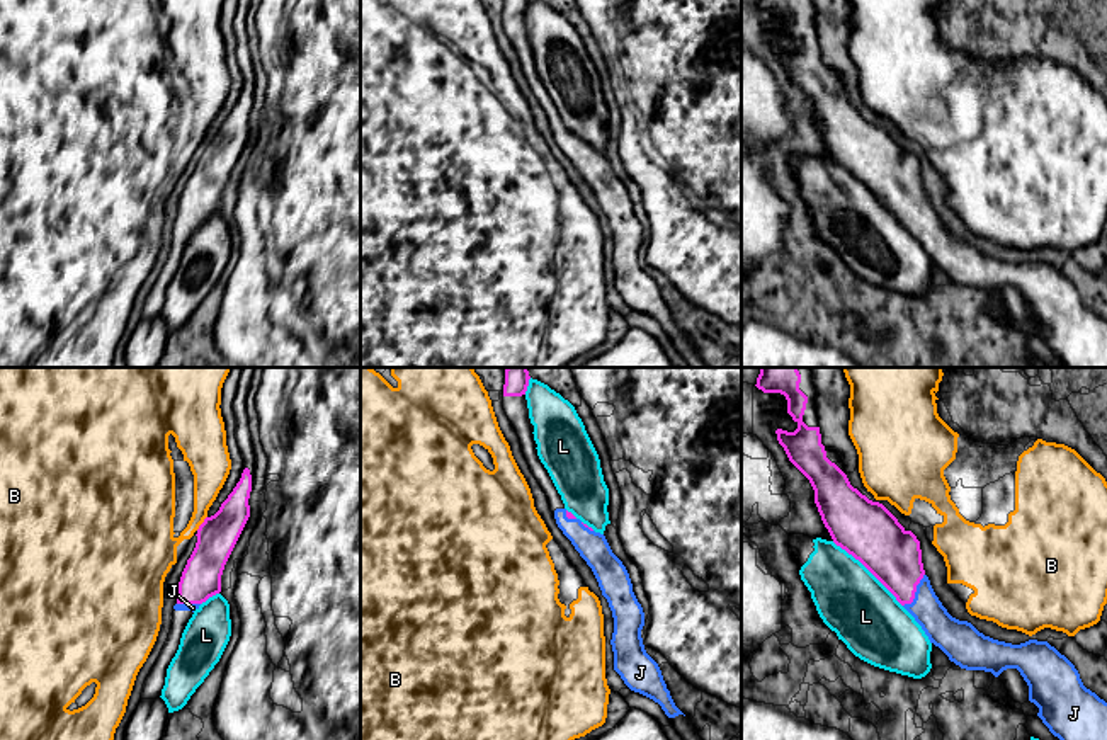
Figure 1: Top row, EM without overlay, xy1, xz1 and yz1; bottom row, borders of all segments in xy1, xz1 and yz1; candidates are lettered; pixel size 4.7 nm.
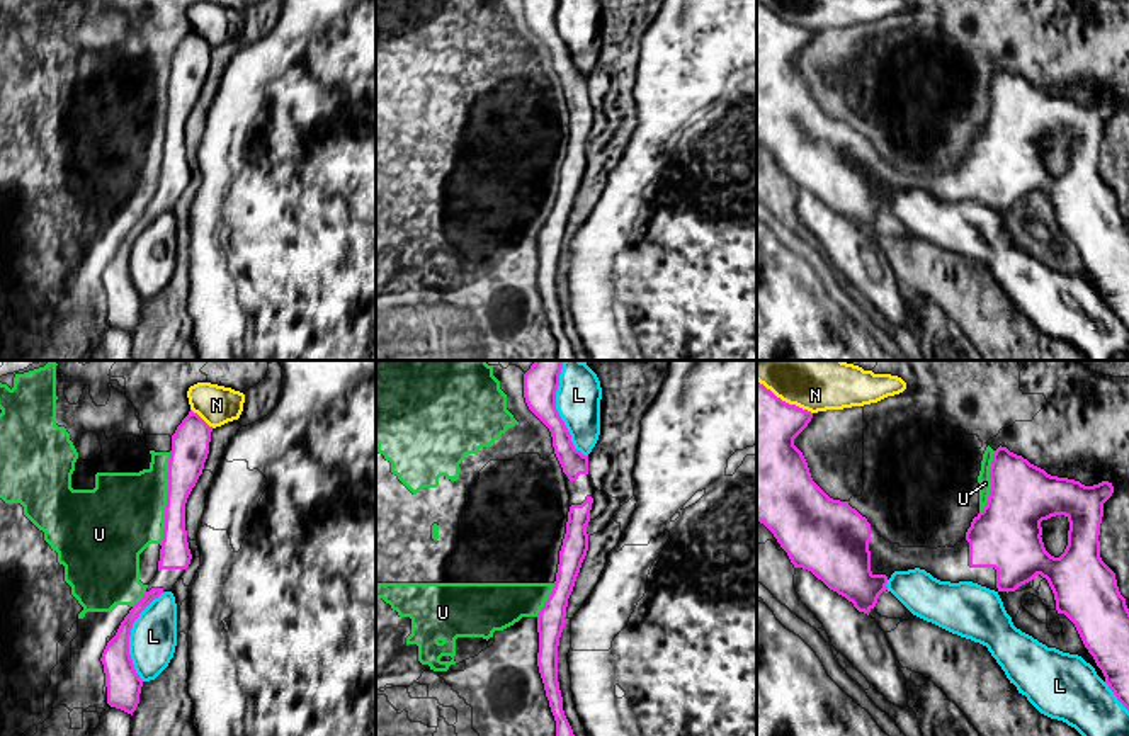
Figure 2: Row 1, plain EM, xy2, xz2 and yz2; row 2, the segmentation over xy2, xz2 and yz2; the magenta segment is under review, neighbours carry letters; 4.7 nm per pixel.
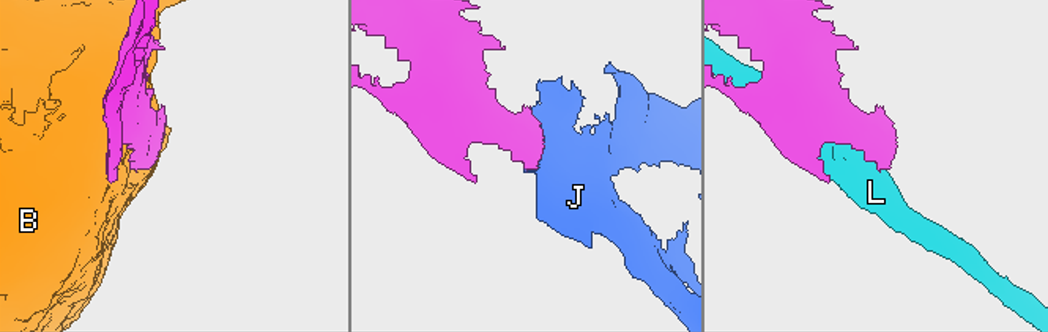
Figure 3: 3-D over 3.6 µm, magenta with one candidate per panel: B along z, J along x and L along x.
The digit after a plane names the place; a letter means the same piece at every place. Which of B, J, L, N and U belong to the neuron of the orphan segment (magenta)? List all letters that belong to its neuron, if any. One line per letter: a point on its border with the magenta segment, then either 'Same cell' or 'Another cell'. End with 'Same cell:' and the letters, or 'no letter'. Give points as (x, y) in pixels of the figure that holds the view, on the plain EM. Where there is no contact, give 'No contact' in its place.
B: Touches magenta at xy1 (203, 142). Another cell
J: Touches magenta at yz1 (915, 210). Same cell
L: Touches magenta at xy2 (130, 254). Another cell
N: Touches magenta at yz2 (784, 21). Another cell
U: Touches magenta at xy2 (167, 118). Another cell
Same cell: J

